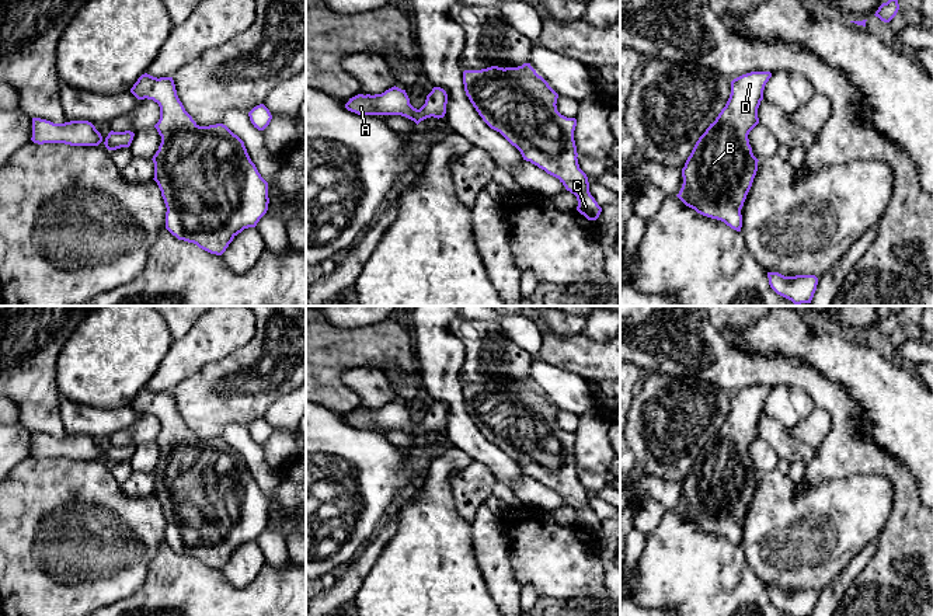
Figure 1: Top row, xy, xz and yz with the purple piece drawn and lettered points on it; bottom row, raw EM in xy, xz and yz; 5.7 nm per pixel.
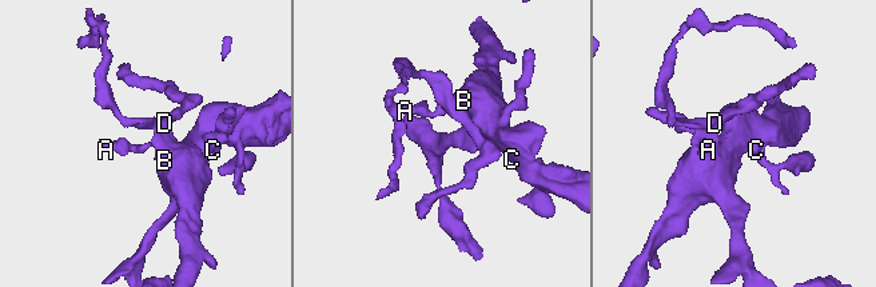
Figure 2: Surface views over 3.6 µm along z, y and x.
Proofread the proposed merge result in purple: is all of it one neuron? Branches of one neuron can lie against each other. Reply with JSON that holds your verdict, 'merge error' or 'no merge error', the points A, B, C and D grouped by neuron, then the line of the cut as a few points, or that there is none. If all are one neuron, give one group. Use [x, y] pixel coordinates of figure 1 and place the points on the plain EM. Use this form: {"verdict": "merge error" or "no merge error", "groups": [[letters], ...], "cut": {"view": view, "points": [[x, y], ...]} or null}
{"verdict": "no merge error", "groups": [["A", "B", "C", "D"]], "cut": null}

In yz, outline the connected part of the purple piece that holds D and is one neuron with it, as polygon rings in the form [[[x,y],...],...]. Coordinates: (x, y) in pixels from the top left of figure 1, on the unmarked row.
[[[751,386],[731,396],[731,408],[718,431],[696,456],[685,481],[683,498],[676,509],[697,528],[724,536],[741,546],[741,523],[758,486],[758,473],[752,467],[748,449],[759,438],[758,422],[770,386]]]

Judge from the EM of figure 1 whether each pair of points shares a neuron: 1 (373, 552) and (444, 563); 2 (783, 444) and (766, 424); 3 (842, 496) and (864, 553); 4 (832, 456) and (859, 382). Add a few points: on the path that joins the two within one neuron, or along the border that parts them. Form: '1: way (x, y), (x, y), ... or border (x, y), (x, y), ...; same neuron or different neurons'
1: border (397, 524), (397, 531), (364, 581); different neurons
2: way (780, 439), (769, 428); same neuron
3: border (876, 536), (841, 571); different neurons
4: border (828, 379), (838, 383), (860, 409), (862, 432); different neurons

